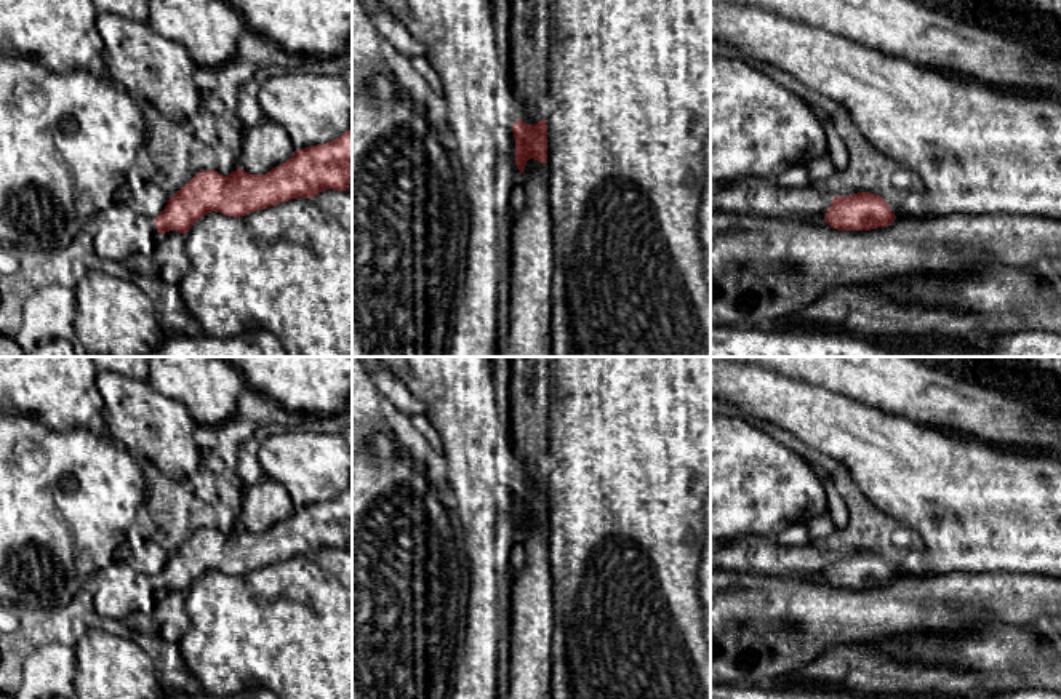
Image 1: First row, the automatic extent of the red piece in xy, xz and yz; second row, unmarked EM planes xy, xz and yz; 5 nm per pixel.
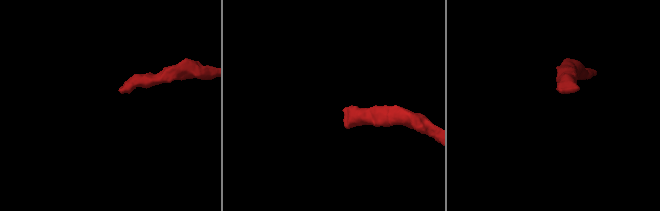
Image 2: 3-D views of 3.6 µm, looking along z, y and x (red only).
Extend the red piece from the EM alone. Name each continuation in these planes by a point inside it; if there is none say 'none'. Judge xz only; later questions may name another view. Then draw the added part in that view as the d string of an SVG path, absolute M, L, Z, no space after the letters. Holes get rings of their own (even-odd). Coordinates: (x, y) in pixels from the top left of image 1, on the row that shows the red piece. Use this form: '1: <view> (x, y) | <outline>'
1: xz (458, 35) | M488 0L379 2L422 43L432 67L437 70L448 104L451 149L461 163L459 184L464 194L469 242L466 248L466 278L453 310L453 333L448 341L446 357L496 357L501 261L506 258L501 237L506 229L506 218L512 213L509 194L515 181L520 179L520 171L515 165L515 138L510 130L517 122L518 101L509 69L499 59L490 3Z

